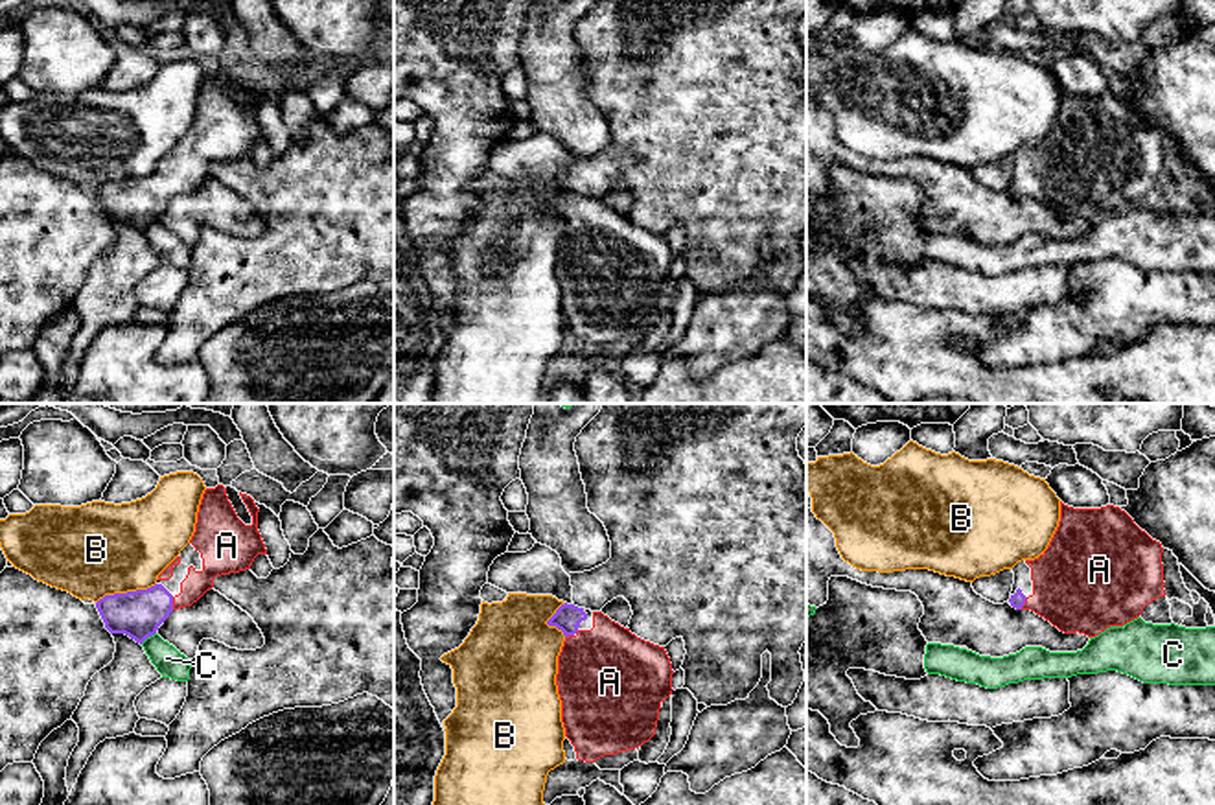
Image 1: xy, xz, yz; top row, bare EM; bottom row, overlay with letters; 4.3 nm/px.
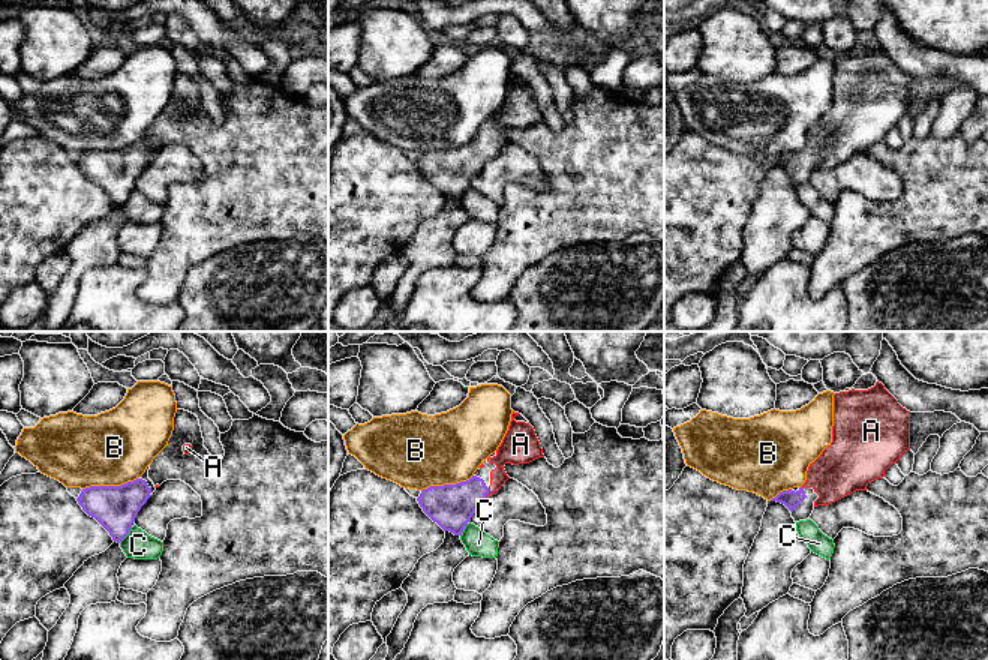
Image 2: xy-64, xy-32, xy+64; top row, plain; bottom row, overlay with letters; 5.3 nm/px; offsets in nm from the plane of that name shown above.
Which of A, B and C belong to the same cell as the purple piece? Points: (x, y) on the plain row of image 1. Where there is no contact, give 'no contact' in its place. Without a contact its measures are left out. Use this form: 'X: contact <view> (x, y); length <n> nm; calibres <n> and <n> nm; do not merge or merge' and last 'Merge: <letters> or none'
A: contact xy (172, 190); length 60 nm; calibres 200 and 110 nm; merge
B: contact xy (127, 179); length 280 nm; calibres 200 and 400 nm; do not merge
C: contact xy (148, 223); length 90 nm; calibres 200 and 120 nm; do not merge
Merge: A

